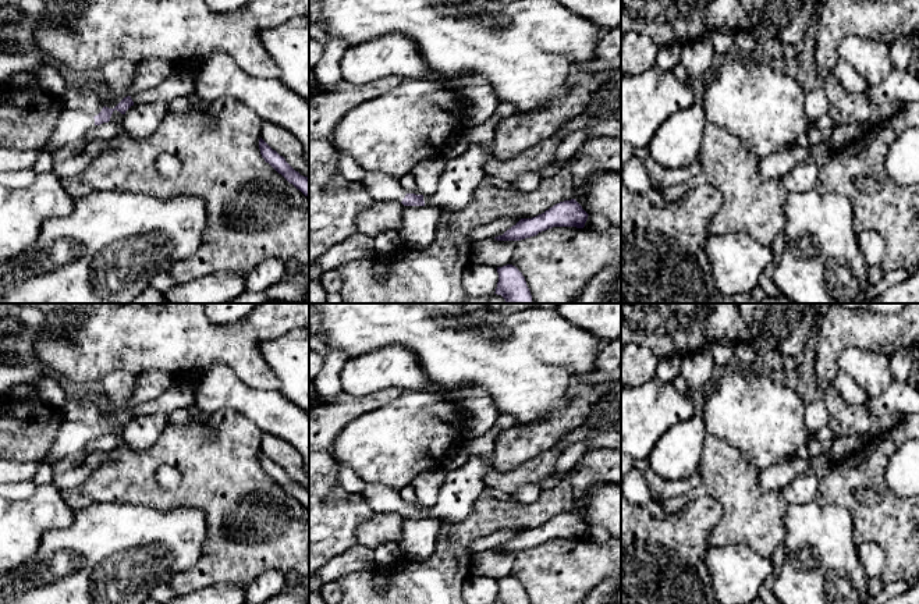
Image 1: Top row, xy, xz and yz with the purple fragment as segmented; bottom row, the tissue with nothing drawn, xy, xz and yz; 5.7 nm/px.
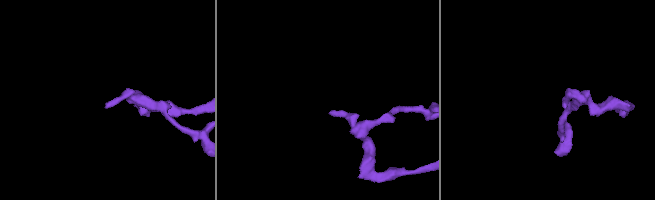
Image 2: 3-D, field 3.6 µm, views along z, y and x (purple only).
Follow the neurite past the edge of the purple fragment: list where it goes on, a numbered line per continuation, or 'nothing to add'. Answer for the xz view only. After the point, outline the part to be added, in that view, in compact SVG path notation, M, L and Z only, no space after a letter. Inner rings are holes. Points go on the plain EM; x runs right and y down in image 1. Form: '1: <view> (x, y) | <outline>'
1: xz (383, 500) | M366 484L361 494L375 514L402 514L408 505L397 490L383 484Z

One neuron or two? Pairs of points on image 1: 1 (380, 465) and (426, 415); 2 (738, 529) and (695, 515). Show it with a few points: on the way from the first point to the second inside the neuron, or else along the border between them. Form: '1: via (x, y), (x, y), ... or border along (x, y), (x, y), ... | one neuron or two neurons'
1: via (390, 452), (415, 427) | one neuron
2: border along (703, 494), (721, 507), (709, 544) | two neurons

